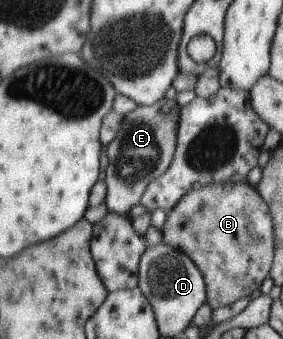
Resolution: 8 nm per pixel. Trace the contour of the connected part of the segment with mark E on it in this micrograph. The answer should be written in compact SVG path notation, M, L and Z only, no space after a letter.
M163 97L150 105L137 107L122 116L122 123L115 138L107 145L107 167L105 170L106 205L108 210L128 218L131 207L139 204L144 190L154 176L162 175L171 164L178 139L178 124L181 107L175 99Z

